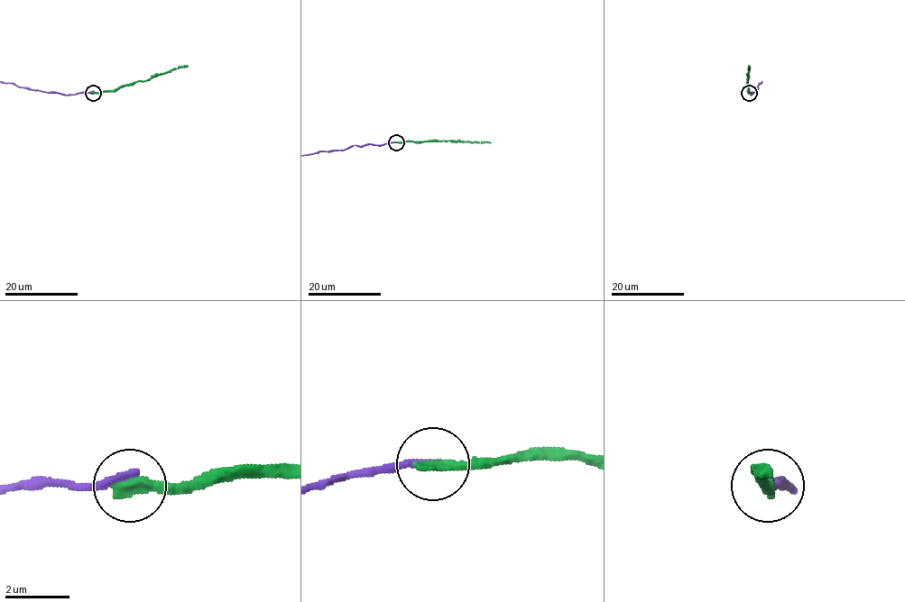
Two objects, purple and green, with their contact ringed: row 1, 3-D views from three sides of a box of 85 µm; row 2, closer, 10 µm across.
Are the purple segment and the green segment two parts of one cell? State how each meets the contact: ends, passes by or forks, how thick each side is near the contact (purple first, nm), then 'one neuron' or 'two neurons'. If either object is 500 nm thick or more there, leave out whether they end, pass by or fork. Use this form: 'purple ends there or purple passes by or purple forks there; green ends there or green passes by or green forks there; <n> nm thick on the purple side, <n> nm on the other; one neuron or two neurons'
purple ends there; green ends there; 280 nm thick on the purple side, 360 nm on the other; two neurons

